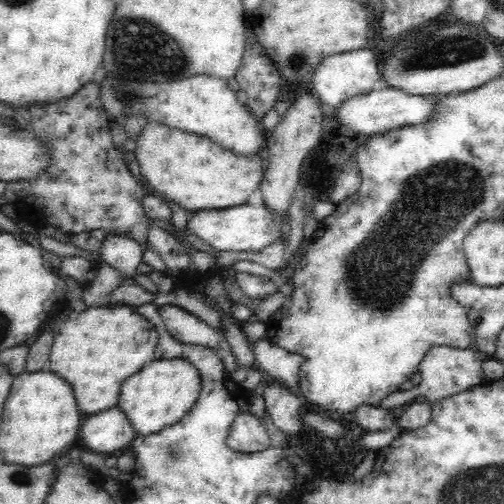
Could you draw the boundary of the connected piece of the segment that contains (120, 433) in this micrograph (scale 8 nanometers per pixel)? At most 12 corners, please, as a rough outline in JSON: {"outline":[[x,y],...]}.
{"outline":[[118,405],[84,417],[90,452],[126,450],[136,431]]}

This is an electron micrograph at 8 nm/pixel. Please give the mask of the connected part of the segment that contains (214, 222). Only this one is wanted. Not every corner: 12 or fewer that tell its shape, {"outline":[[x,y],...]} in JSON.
{"outline":[[264,204],[197,210],[188,232],[216,250],[258,252],[284,240]]}

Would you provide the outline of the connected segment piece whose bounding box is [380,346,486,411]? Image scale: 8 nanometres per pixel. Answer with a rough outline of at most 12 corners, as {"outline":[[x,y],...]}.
{"outline":[[433,346],[421,381],[381,401],[391,410],[424,396],[435,403],[482,384],[486,355]]}

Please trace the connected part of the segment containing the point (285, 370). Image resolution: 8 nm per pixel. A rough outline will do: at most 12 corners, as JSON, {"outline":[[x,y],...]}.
{"outline":[[261,338],[249,347],[258,368],[299,394],[303,358]]}

